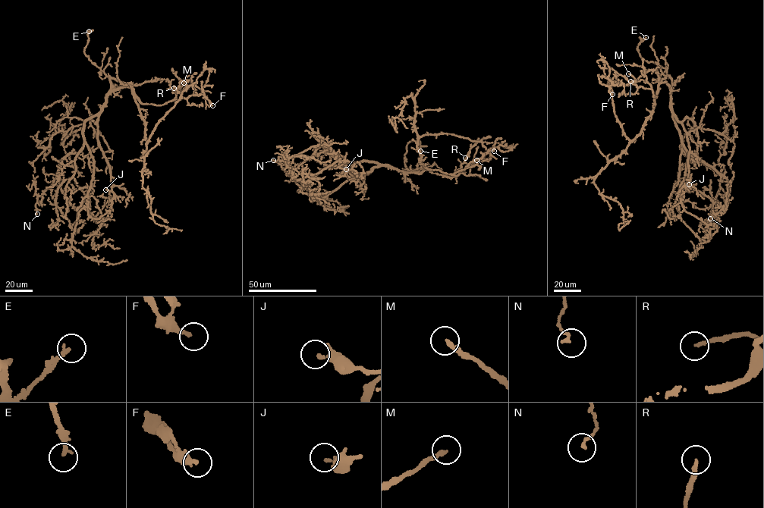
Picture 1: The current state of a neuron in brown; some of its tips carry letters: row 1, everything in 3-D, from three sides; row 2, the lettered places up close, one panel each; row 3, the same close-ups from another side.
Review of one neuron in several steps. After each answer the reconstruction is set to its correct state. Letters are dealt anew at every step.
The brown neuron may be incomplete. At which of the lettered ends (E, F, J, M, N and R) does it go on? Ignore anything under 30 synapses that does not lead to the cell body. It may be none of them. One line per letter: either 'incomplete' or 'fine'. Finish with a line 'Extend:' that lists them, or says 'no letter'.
E: fine
F: fine
J: fine
M: incomplete
N: fine
R: incomplete
Extend: M, R

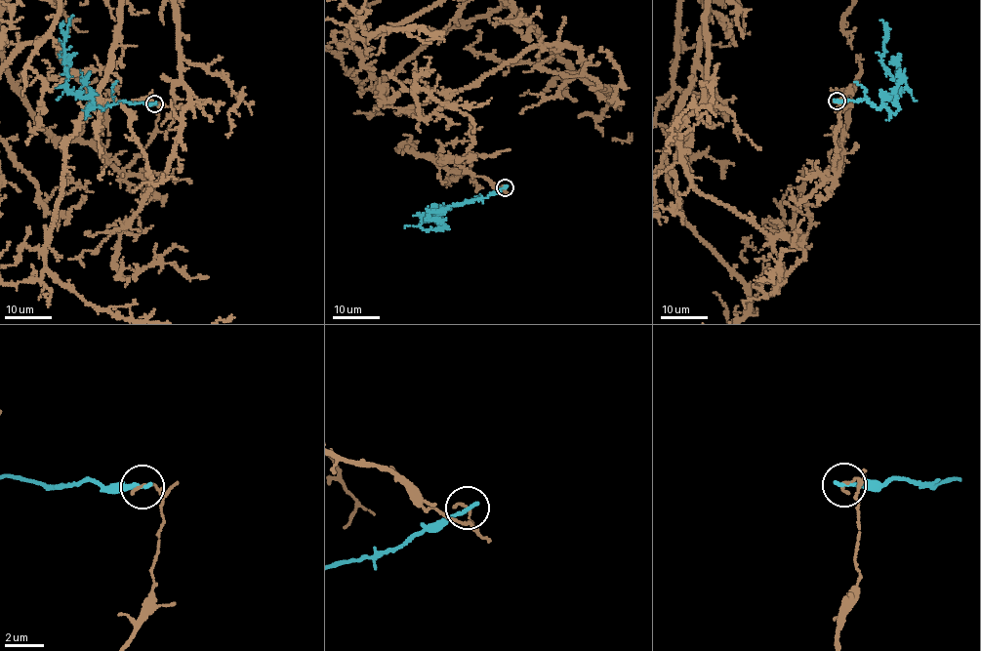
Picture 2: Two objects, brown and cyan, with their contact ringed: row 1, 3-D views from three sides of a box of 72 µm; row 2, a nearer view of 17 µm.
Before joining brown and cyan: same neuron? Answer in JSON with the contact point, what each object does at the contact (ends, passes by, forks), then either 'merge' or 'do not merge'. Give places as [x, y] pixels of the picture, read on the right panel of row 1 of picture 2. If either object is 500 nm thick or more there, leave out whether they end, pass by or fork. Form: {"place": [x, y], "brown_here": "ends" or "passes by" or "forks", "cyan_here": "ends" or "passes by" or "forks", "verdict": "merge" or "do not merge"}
{"place": [837, 101], "brown_here": "ends", "cyan_here": "ends", "verdict": "do not merge"}

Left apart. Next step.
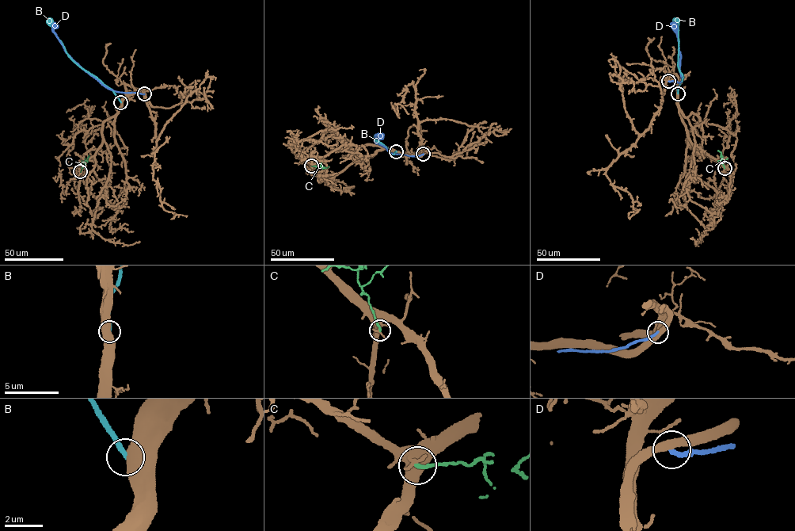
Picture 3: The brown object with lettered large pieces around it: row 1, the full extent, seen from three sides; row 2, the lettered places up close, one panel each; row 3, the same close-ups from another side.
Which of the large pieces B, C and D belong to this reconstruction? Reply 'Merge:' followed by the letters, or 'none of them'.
Merge: B

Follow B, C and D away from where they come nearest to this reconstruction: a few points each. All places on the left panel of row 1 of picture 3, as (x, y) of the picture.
B: (120, 101), (112, 90), (70, 58), (48, 18)
C: (80, 171), (88, 155)
D: (144, 93), (109, 89), (87, 73), (66, 52), (53, 32), (55, 23)

